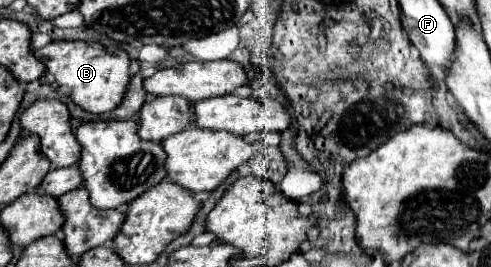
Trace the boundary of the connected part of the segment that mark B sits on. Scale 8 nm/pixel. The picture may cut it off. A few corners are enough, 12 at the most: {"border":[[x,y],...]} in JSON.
{"border":[[51,42],[35,52],[87,112],[115,110],[131,82],[123,48]]}

